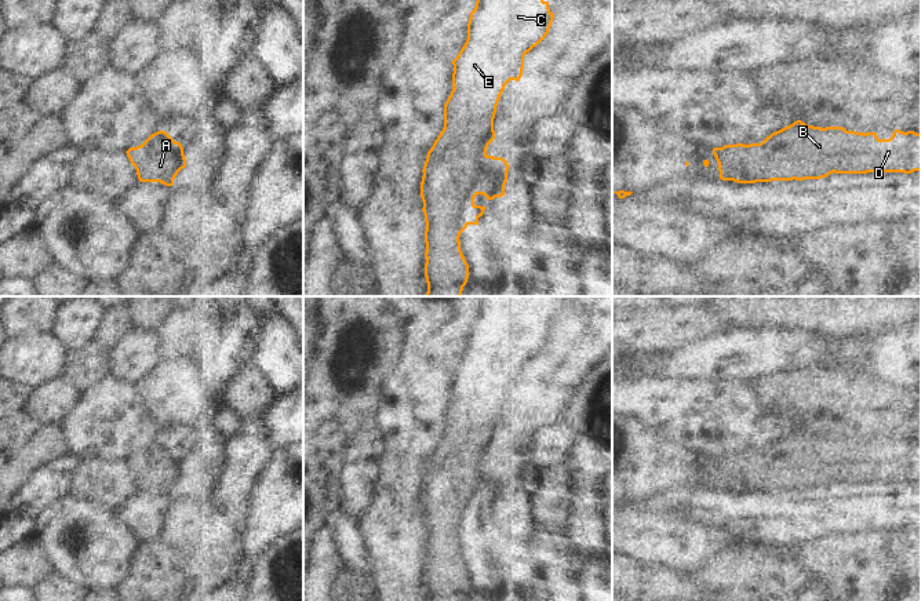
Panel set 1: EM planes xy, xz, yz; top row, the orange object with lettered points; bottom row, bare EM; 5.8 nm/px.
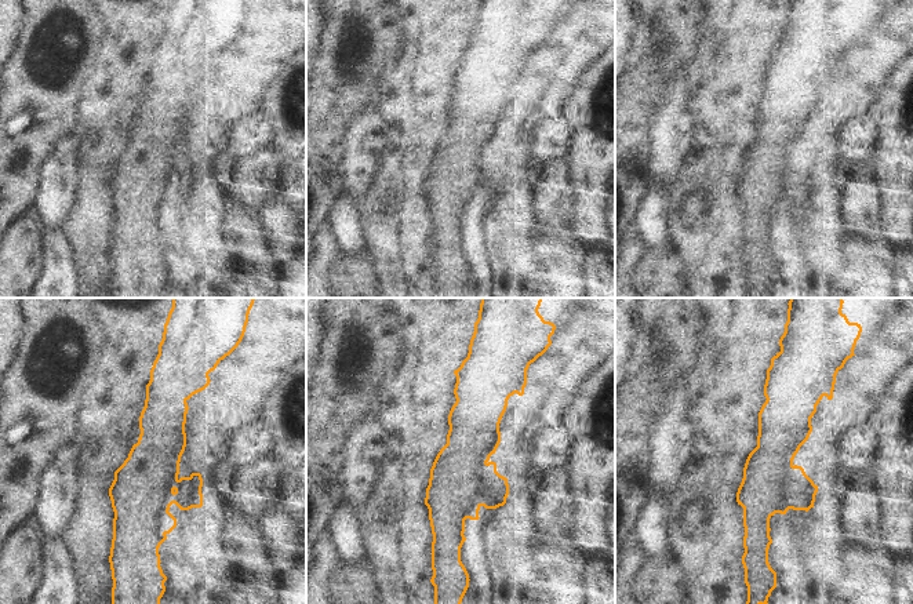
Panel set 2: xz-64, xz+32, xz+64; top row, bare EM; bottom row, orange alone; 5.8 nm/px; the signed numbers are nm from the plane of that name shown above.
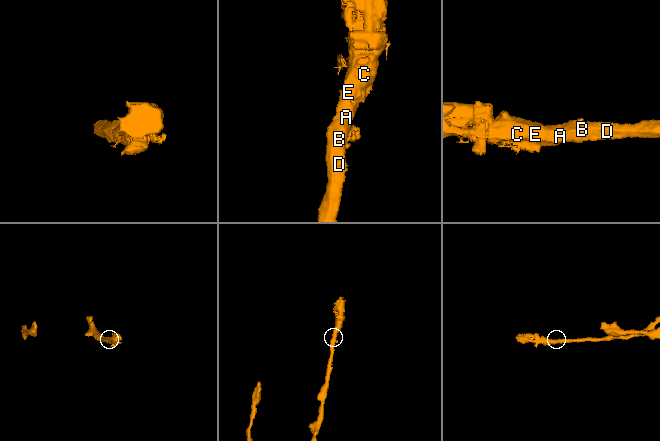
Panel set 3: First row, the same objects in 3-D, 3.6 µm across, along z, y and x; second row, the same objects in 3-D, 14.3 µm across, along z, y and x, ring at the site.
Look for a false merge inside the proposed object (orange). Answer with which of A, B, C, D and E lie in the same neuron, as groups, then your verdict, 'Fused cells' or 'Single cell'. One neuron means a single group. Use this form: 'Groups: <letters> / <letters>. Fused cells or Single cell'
Groups: A B C D E. Single cell.

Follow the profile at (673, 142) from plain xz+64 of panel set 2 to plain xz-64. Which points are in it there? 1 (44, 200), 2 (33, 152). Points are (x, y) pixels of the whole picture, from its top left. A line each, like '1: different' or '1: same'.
1: same
2: different

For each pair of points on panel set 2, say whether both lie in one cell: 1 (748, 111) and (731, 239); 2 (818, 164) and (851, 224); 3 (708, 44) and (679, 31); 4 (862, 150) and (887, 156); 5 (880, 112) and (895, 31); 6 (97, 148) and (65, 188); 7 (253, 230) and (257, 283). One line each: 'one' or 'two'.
1: one
2: two
3: two
4: two
5: two
6: two
7: one

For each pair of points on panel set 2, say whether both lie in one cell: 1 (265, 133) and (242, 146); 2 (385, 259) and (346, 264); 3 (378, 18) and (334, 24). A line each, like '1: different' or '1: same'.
1: same
2: different
3: same

